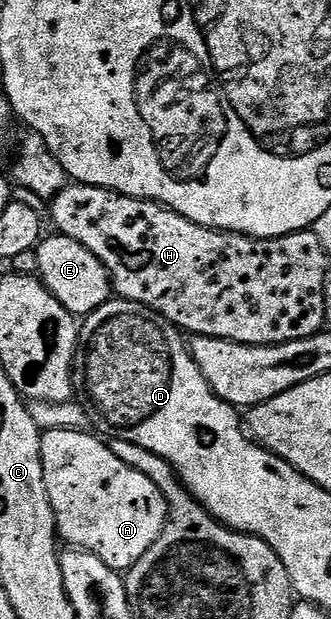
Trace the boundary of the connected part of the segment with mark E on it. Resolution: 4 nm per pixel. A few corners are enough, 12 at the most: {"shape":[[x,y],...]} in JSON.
{"shape":[[46,236],[39,280],[74,318],[114,296],[83,243]]}

